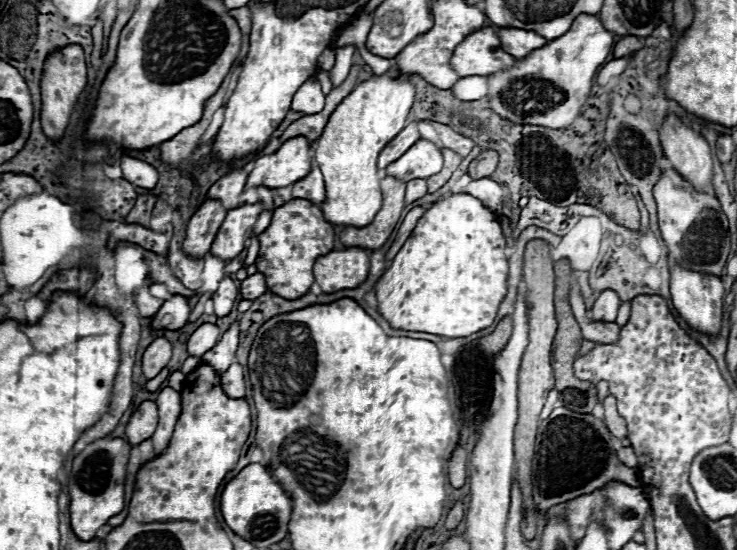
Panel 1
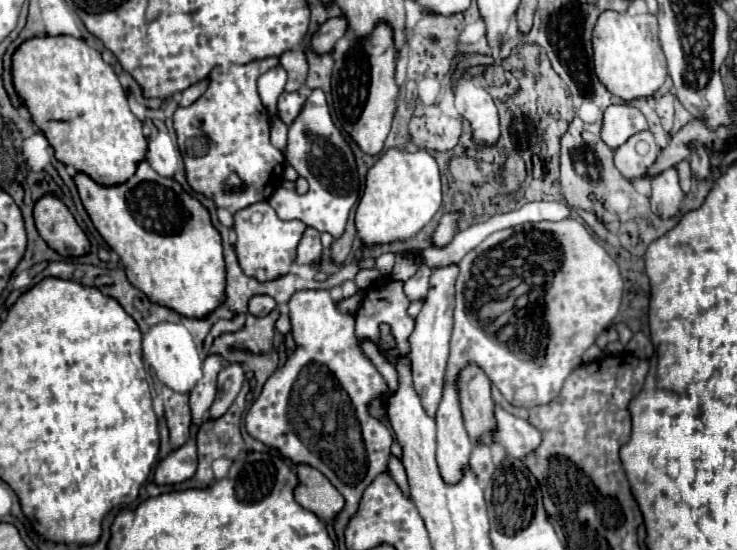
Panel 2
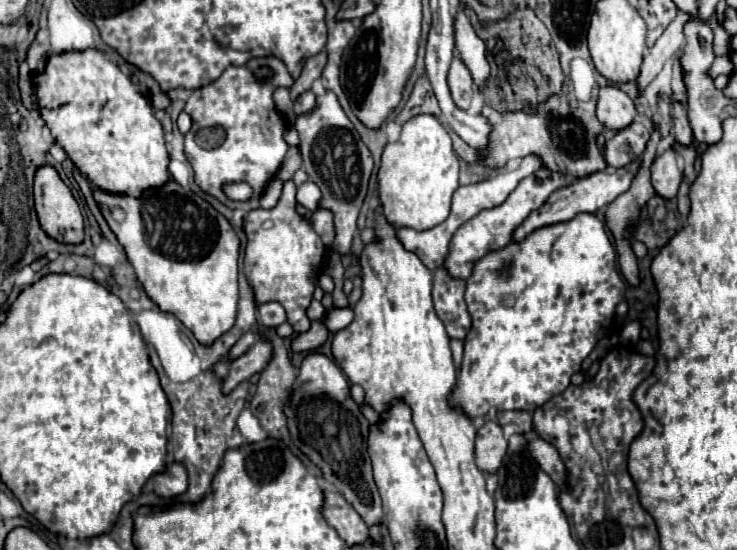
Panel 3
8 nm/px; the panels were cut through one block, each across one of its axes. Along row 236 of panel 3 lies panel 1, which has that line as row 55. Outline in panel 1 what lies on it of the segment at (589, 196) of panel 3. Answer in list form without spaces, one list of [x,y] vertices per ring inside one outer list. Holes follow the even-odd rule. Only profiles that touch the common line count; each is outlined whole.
[[[496,26],[494,30],[496,30],[498,38],[500,38],[502,48],[508,54],[512,54],[514,58],[524,58],[524,56],[528,56],[528,52],[532,52],[532,50],[542,48],[544,44],[548,44],[542,36],[536,36],[534,32],[528,32],[528,30],[502,28],[502,26]]]

